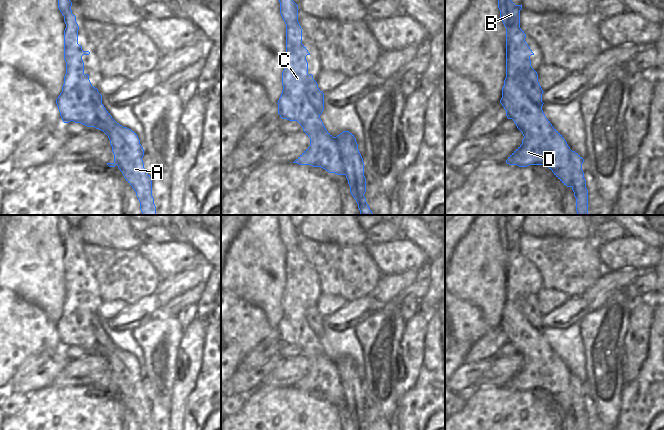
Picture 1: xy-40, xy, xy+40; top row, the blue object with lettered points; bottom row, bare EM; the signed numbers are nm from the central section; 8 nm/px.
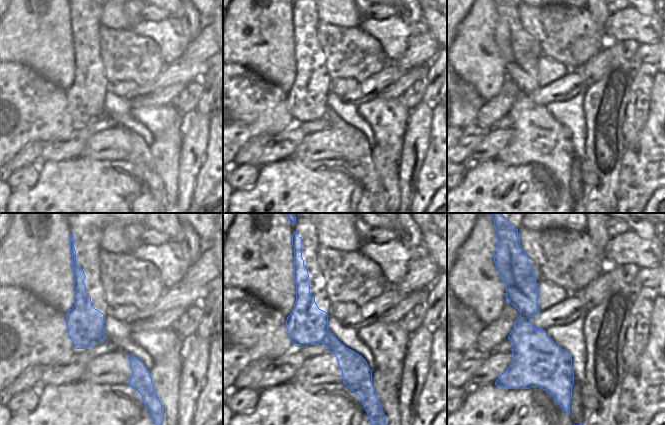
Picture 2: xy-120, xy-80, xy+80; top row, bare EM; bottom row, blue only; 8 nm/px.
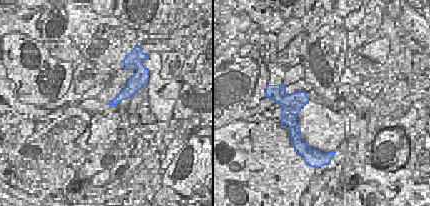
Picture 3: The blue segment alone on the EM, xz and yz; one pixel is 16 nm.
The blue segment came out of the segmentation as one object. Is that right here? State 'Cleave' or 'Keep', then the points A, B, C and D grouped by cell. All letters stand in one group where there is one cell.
Cleave. Groups: A B C / D

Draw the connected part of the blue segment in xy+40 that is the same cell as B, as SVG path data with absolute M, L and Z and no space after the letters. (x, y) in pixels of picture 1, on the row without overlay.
M495 215L500 234L500 242L506 252L506 302L502 312L500 327L506 334L508 343L534 338L542 333L543 314L538 306L538 298L531 290L530 280L534 279L525 265L526 258L520 252L520 234L522 229L515 229L507 215Z

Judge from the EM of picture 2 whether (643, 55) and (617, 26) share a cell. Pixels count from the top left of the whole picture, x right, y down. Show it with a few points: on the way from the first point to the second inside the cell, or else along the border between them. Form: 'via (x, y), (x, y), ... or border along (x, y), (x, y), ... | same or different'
border along (654, 42), (635, 46) | different

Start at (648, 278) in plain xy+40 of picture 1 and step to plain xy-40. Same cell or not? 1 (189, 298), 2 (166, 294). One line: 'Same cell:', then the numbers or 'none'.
Same cell: 1

